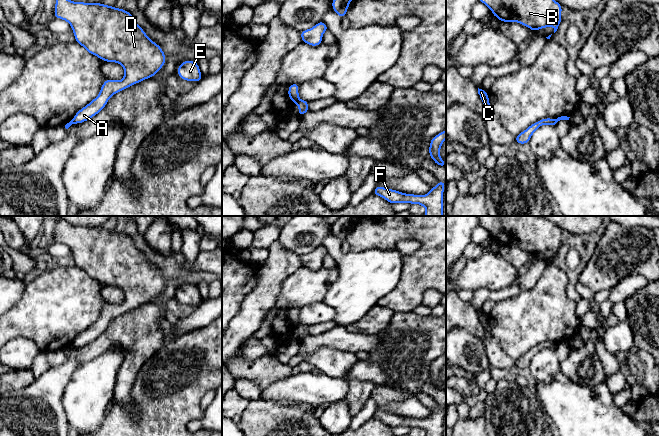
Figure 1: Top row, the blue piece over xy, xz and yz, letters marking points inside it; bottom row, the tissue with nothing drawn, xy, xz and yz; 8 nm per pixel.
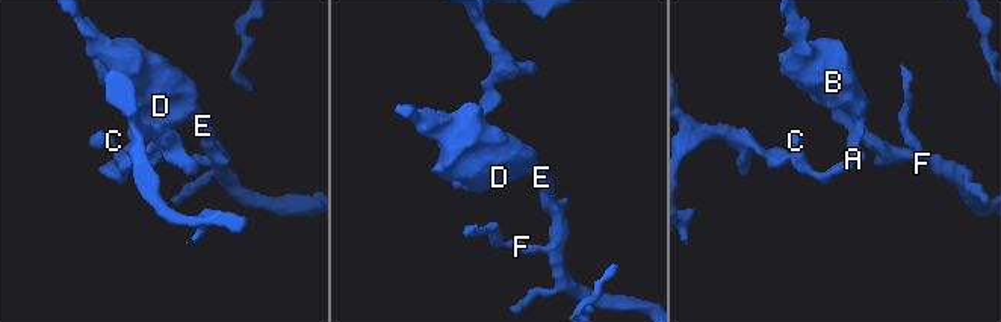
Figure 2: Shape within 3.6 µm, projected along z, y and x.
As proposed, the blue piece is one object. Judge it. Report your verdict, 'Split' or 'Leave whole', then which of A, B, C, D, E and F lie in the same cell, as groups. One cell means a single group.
Split. Groups: A B D E F / C

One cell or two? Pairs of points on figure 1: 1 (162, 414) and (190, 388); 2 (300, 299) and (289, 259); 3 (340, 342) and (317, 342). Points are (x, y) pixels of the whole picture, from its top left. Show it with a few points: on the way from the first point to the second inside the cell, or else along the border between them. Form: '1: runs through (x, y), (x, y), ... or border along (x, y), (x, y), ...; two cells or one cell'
1: runs through (169, 407), (183, 393); one cell
2: border along (302, 266), (282, 282), (279, 292); two cells
3: runs through (334, 341), (323, 341); one cell

